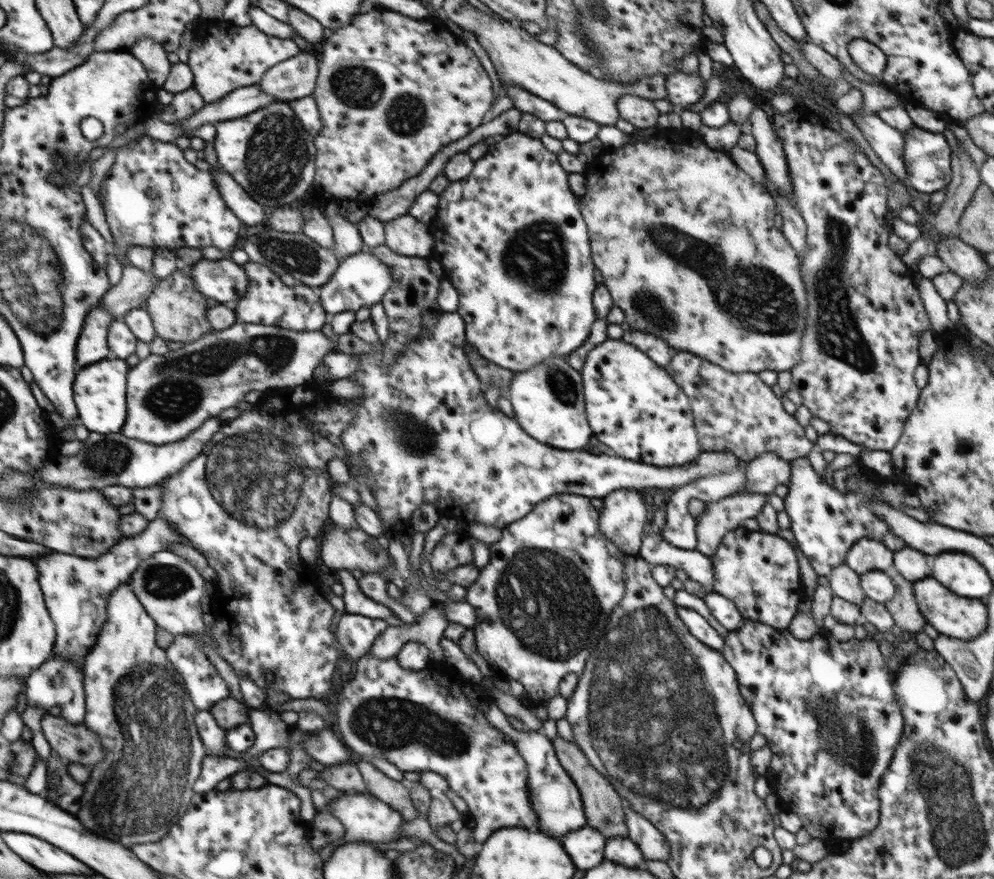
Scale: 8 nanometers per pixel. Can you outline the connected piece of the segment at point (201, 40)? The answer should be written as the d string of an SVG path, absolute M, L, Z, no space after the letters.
M254 25L234 26L222 32L212 27L191 41L187 63L194 75L193 87L198 89L203 103L212 103L239 88L258 85L268 69L300 51L294 40L264 34Z

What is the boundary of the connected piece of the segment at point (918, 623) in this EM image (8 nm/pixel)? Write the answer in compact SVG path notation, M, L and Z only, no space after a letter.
M893 566L886 571L893 578L896 585L896 594L890 602L886 603L886 609L891 613L895 624L900 626L905 635L916 634L927 623L924 615L918 610L916 604L913 583L906 580Z

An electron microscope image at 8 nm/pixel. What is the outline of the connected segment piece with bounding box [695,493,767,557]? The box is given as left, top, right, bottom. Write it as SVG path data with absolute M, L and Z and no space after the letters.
M738 493L720 500L704 502L706 512L697 520L698 552L711 557L728 532L741 526L746 518L760 514L767 503L766 495L760 493Z

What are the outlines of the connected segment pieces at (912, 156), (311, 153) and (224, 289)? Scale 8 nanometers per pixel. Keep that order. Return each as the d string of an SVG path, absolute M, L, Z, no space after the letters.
M918 126L903 132L906 183L912 191L931 195L944 190L951 181L951 149L942 133L926 132Z
M276 100L269 106L261 108L256 112L251 112L247 116L242 116L234 120L224 120L223 122L218 122L215 126L217 129L217 135L215 138L214 146L211 148L212 157L215 157L219 162L219 166L224 169L226 172L229 172L238 184L243 186L243 189L260 205L264 206L267 209L280 209L286 207L296 200L303 200L305 194L311 190L313 186L313 178L315 175L315 156L316 156L316 147L313 143L313 136L306 132L302 123L292 110L292 107L288 105L284 100Z
M202 258L188 267L201 293L212 303L223 304L242 299L250 282L243 265L232 259L206 260Z

